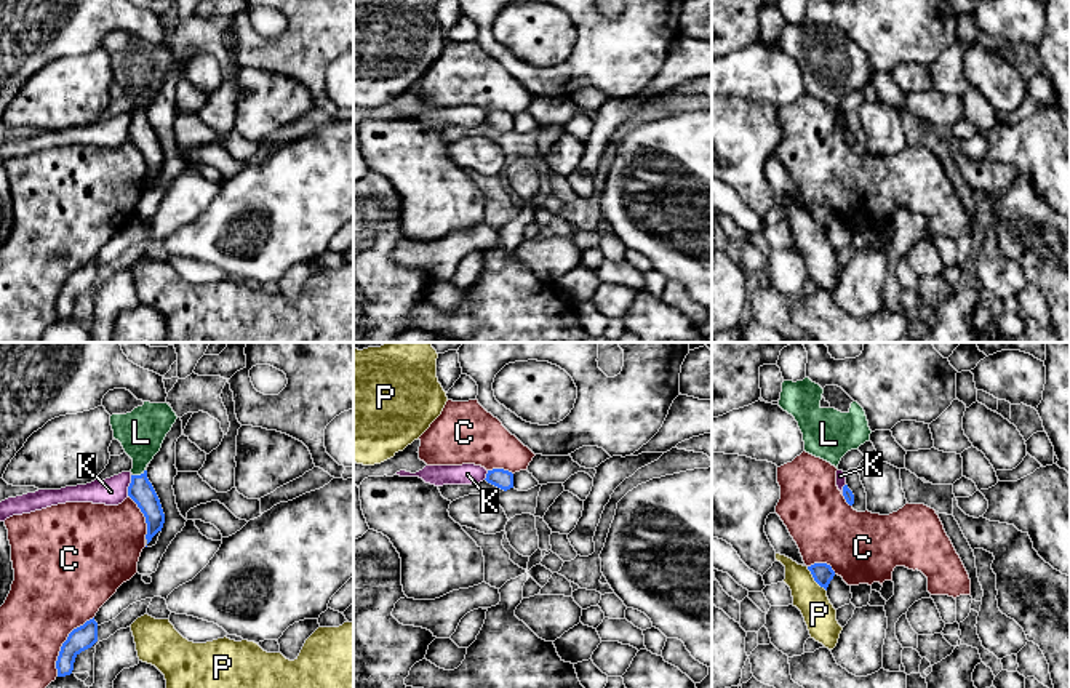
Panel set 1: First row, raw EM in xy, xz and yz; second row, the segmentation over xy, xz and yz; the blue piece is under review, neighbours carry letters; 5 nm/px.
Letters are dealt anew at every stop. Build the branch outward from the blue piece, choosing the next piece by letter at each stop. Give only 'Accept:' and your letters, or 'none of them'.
Accept: L

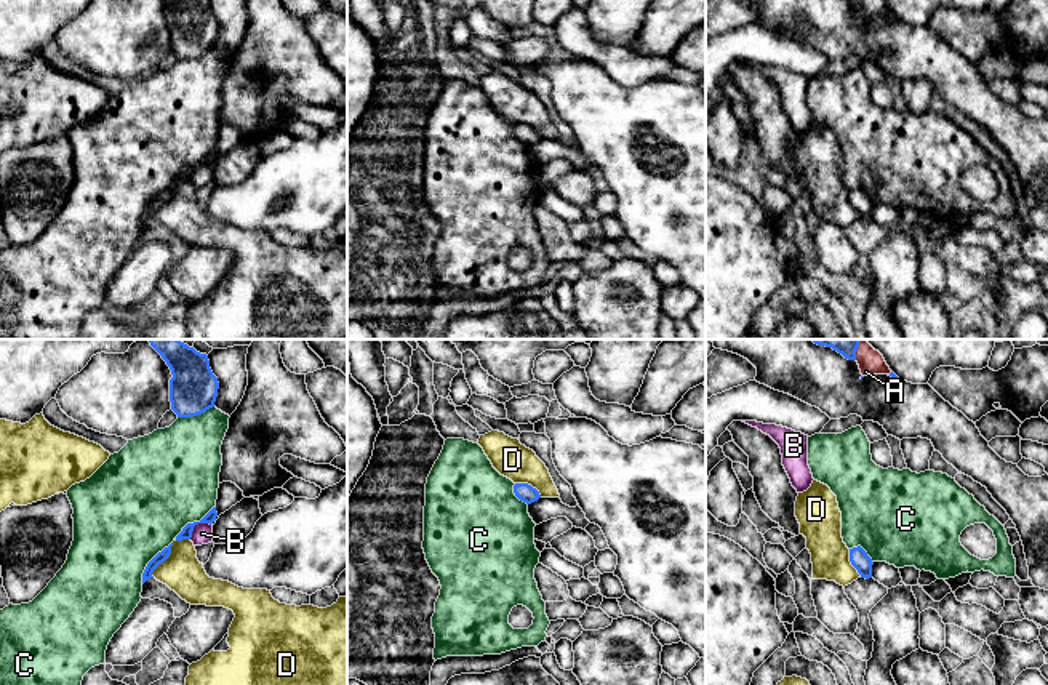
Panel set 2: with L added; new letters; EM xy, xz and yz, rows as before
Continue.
Accept: A

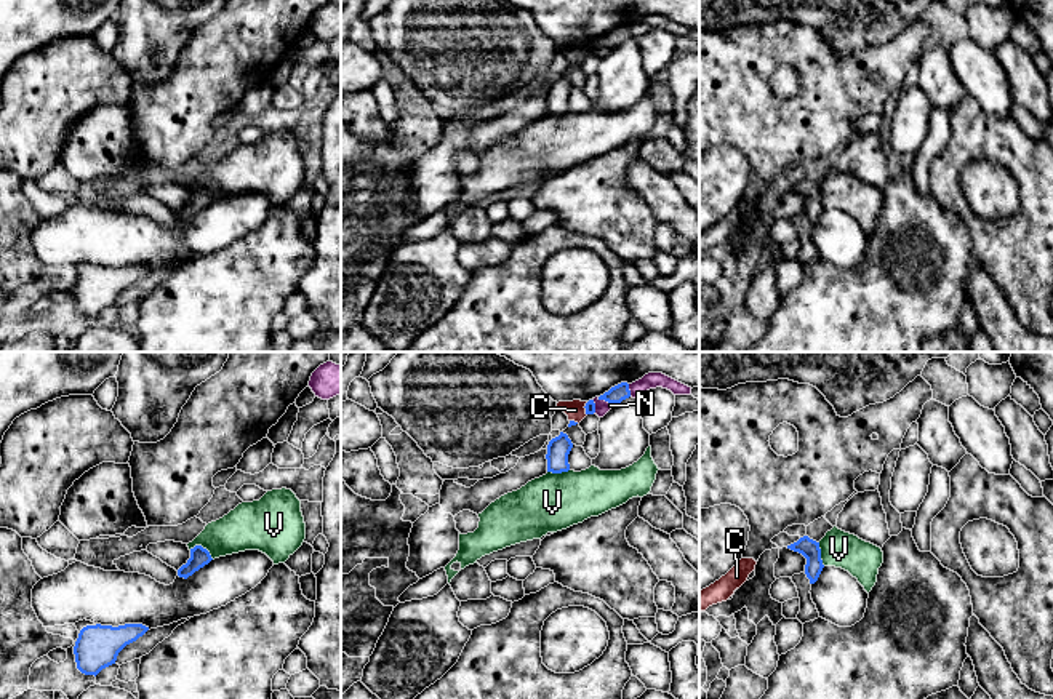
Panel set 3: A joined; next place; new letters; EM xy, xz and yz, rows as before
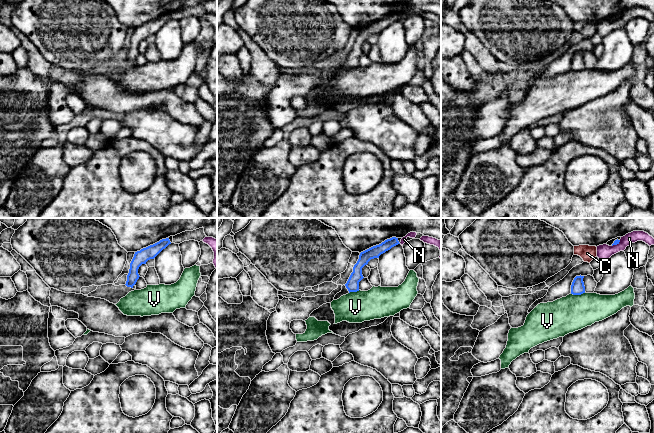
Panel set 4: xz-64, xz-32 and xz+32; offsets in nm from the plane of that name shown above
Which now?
Accept: none of them

